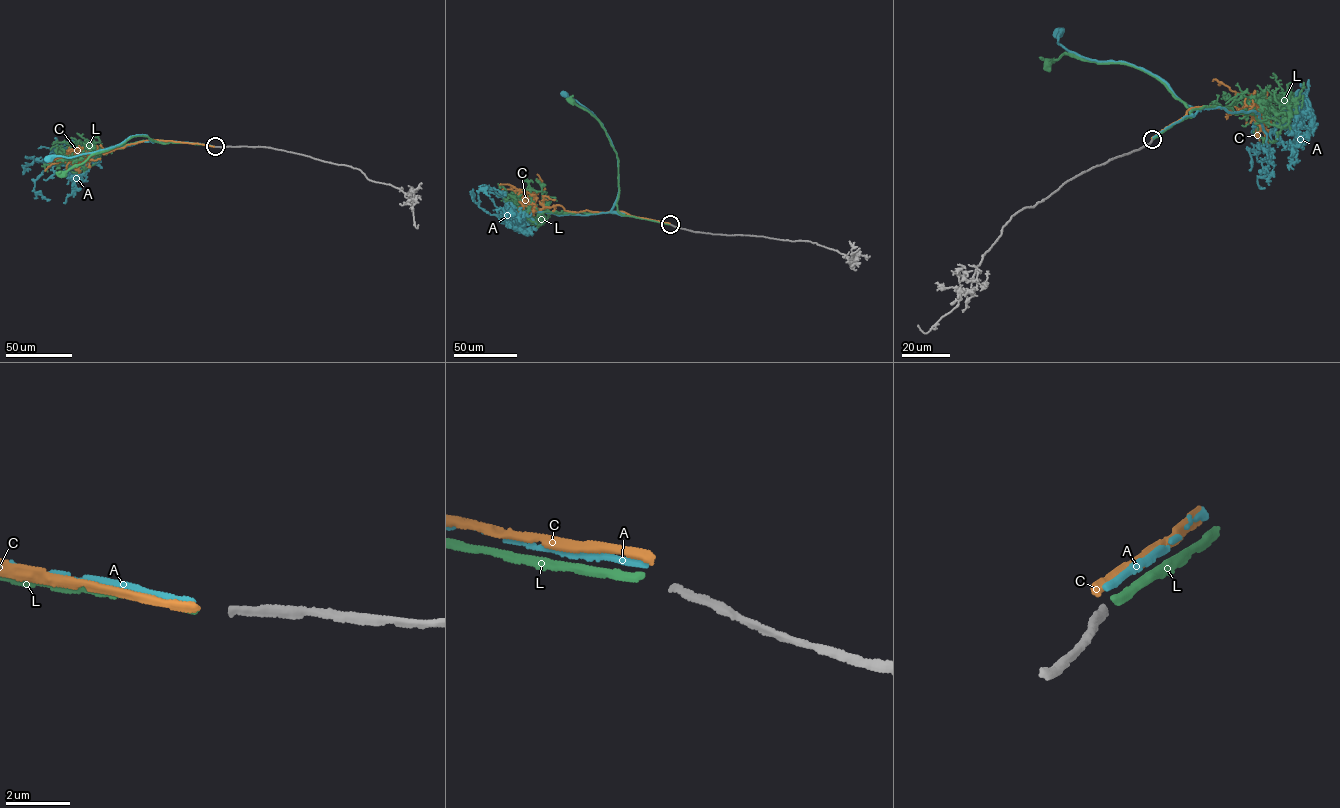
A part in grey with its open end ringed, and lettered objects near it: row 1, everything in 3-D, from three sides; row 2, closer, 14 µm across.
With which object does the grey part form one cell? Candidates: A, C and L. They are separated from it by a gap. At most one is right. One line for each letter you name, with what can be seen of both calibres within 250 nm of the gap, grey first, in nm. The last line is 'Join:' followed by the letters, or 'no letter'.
L: Thickness 220 nm (grey) against 240 nm
Join: L

